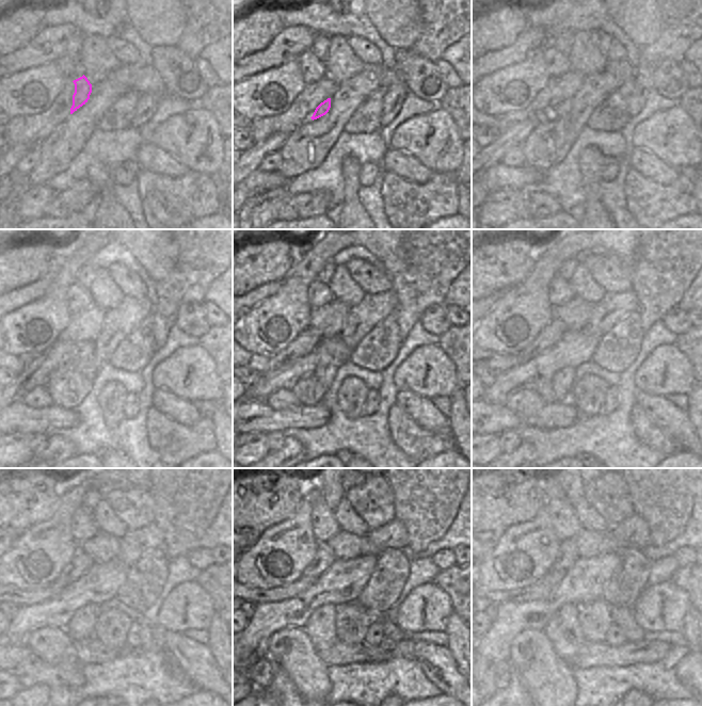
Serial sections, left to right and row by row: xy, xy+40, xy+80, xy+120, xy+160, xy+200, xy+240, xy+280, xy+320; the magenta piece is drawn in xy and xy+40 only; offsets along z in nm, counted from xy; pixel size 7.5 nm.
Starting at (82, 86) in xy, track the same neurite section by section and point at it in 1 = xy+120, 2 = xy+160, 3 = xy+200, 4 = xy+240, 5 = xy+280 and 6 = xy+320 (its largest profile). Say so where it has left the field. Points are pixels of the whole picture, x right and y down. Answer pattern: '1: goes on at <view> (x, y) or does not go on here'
1: goes on at xy+120 (84, 359)
2: goes on at xy+160 (325, 373)
3: goes on at xy+200 (562, 382)
4: goes on at xy+240 (80, 627)
5: goes on at xy+280 (320, 627)
6: goes on at xy+320 (563, 629)

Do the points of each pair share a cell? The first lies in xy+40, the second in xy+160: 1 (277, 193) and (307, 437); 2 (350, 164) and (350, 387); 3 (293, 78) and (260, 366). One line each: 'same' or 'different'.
1: different
2: same
3: different

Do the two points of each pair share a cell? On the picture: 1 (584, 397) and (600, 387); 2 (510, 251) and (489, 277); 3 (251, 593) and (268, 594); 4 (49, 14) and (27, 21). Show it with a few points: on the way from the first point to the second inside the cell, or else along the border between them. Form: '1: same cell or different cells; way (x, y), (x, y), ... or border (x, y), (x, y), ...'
1: same cell; way (588, 394), (595, 388)
2: same cell; way (505, 257), (491, 271)
3: same cell; way (255, 595), (264, 597)
4: different cells; border (42, 11), (42, 23), (44, 26)

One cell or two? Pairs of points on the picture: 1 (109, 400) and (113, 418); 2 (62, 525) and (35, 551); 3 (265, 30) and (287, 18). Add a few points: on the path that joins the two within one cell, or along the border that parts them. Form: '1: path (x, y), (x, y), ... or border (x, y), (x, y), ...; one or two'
1: path (112, 404), (113, 414); one
2: path (56, 531), (42, 545); one
3: border (282, 11), (280, 16), (284, 27); two

